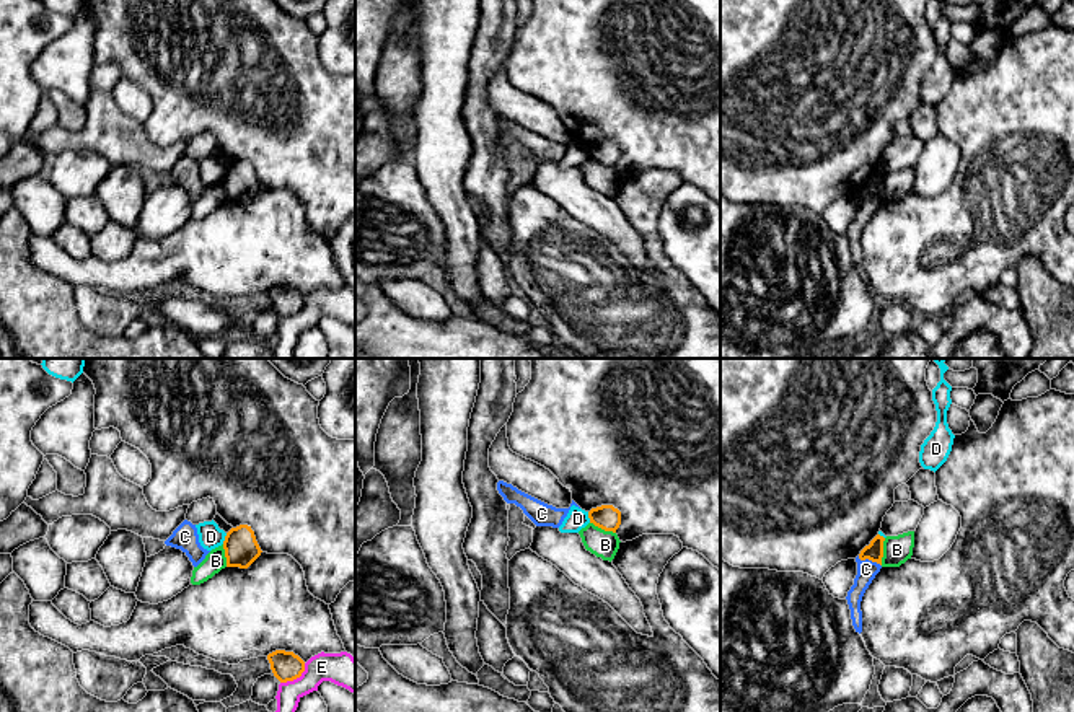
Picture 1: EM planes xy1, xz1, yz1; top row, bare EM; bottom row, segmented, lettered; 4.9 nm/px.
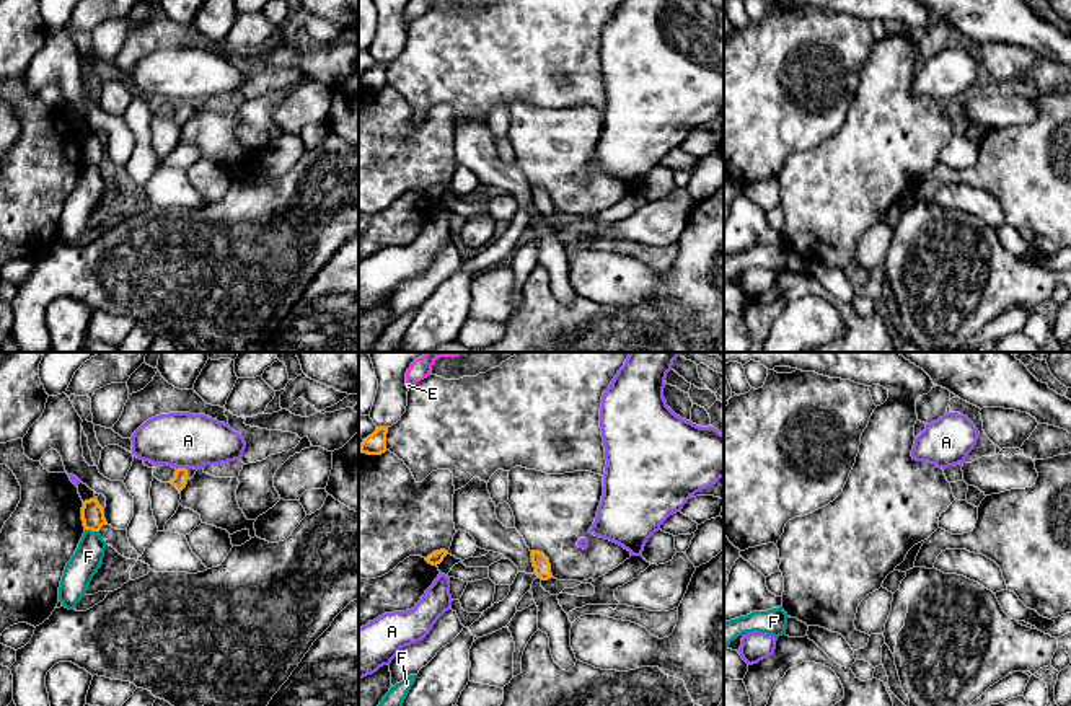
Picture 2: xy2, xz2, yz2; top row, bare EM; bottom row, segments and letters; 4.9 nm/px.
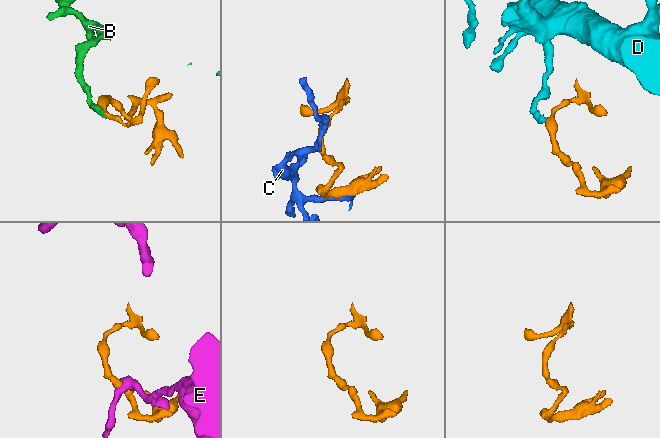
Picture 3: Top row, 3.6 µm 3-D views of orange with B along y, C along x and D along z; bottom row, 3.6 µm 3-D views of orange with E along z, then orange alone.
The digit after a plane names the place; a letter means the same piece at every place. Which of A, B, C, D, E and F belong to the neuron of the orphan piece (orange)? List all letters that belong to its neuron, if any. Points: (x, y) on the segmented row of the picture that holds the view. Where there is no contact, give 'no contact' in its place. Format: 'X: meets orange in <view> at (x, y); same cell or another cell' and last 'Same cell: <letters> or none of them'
A: meets orange in xy2 at (181, 468); another cell
B: meets orange in yz1 at (882, 551); another cell
C: meets orange in yz1 at (869, 559); another cell
D: meets orange in xy1 at (225, 538); another cell
E: meets orange in xy1 at (295, 678); another cell
F: meets orange in xy2 at (92, 530); another cell
Same cell: none of them

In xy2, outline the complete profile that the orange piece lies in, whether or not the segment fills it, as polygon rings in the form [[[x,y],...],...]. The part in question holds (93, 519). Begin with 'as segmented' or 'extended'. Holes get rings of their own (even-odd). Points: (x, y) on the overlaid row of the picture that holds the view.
as segmented | [[[96,497],[83,502],[82,520],[85,530],[91,532],[99,532],[106,525],[104,510]]]

